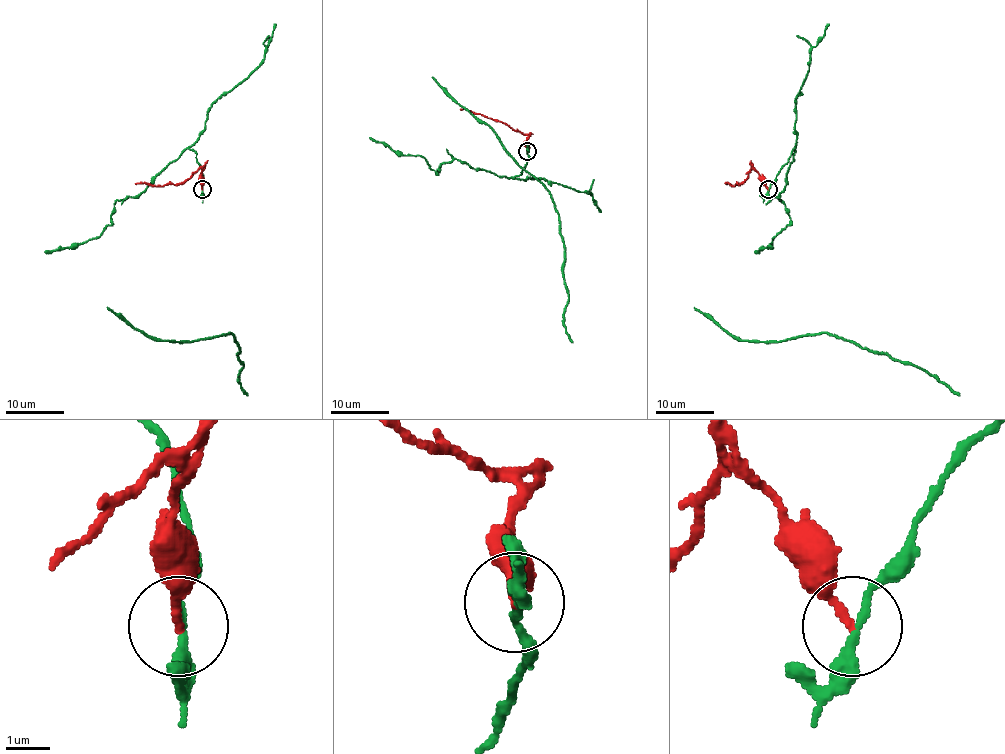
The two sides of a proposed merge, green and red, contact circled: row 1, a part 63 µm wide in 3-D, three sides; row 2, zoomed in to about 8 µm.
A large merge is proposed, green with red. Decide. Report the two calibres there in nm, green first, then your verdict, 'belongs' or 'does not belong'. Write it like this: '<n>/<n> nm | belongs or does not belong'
190/190 nm | does not belong

